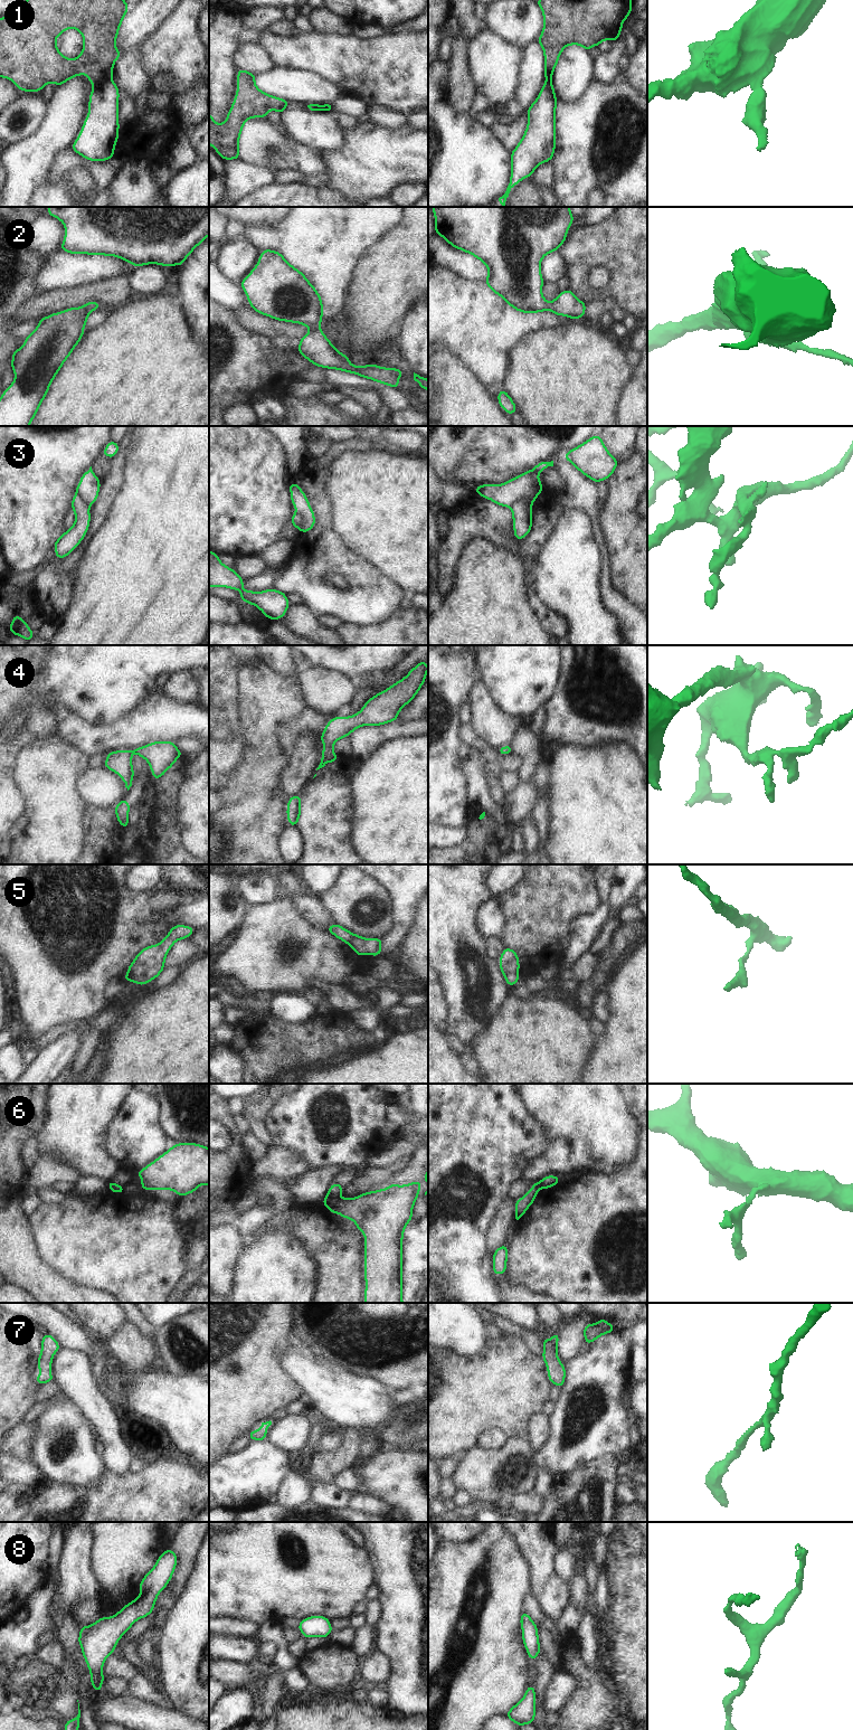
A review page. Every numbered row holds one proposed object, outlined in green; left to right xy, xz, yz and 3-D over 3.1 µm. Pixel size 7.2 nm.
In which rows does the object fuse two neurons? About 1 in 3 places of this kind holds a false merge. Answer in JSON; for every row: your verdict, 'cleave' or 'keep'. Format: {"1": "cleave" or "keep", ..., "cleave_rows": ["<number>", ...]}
{"1": "cleave", "2": "keep", "3": "cleave", "4": "keep", "5": "keep", "6": "cleave", "7": "keep", "8": "keep", "cleave_rows": ["1", "3", "6"]}

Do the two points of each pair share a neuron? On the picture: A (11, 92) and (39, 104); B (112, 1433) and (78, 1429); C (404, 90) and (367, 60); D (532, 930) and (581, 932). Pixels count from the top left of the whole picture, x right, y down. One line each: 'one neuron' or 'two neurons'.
A: two neurons
B: two neurons
C: one neuron
D: two neurons

